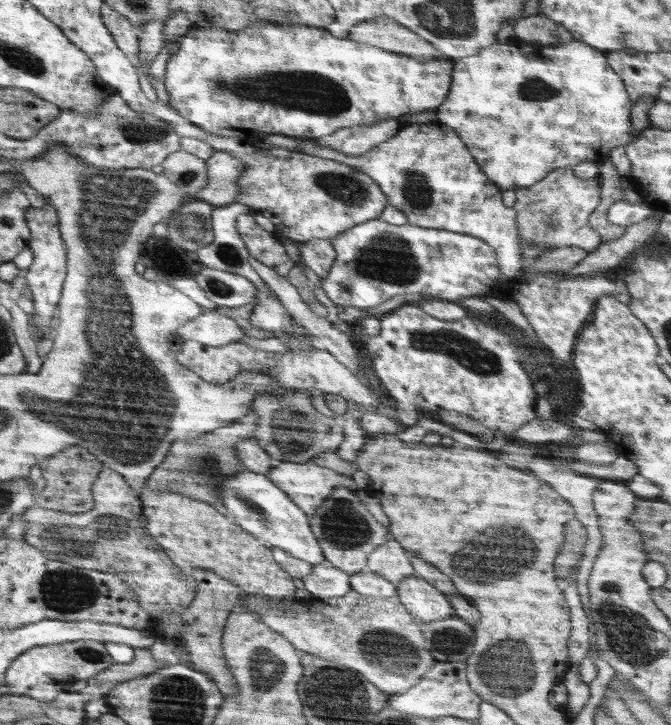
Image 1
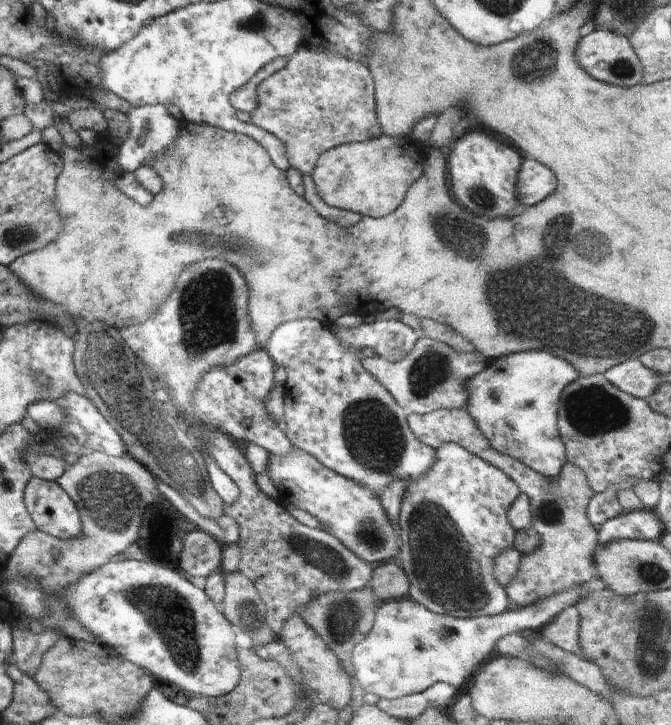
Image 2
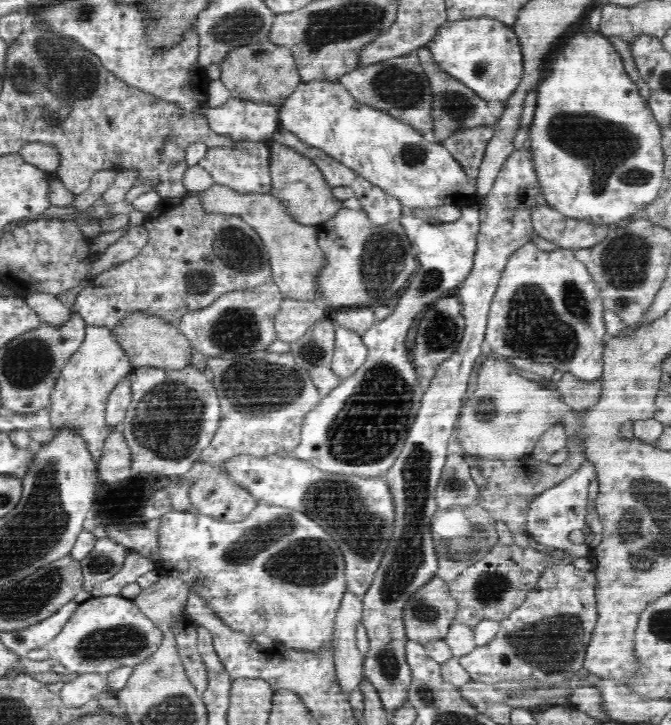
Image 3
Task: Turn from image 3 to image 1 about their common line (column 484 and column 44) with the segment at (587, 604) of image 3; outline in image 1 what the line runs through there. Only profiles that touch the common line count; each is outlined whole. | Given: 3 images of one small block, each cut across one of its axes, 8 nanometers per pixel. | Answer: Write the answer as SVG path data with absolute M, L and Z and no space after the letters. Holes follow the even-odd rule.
M78 640L62 644L49 644L30 647L18 656L9 670L5 672L7 687L12 695L24 695L25 692L37 684L50 682L77 683L94 677L102 670L106 670L112 660L103 642L97 640Z

